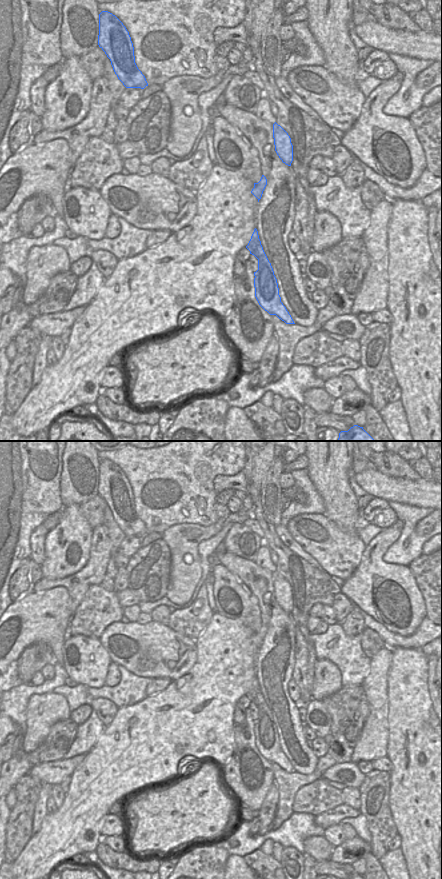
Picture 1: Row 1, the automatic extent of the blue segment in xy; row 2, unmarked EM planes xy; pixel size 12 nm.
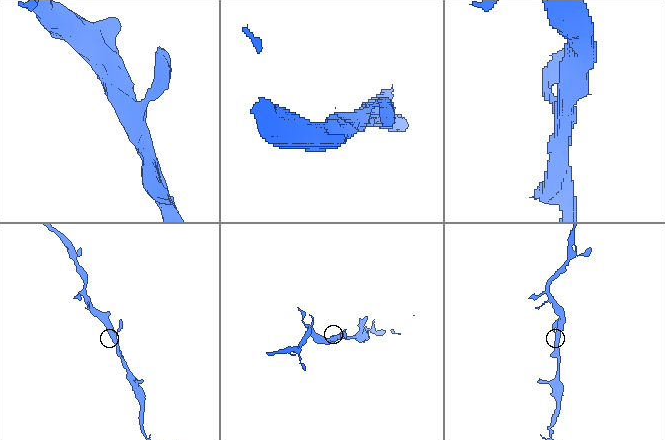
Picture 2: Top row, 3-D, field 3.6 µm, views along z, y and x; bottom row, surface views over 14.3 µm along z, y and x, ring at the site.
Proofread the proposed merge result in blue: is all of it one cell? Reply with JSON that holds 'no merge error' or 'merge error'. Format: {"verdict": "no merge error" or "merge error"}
{"verdict": "no merge error"}

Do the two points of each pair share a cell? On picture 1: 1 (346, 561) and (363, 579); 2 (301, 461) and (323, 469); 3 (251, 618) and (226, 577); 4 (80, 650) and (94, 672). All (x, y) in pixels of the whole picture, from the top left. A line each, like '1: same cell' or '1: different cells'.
1: different cells
2: different cells
3: same cell
4: same cell

